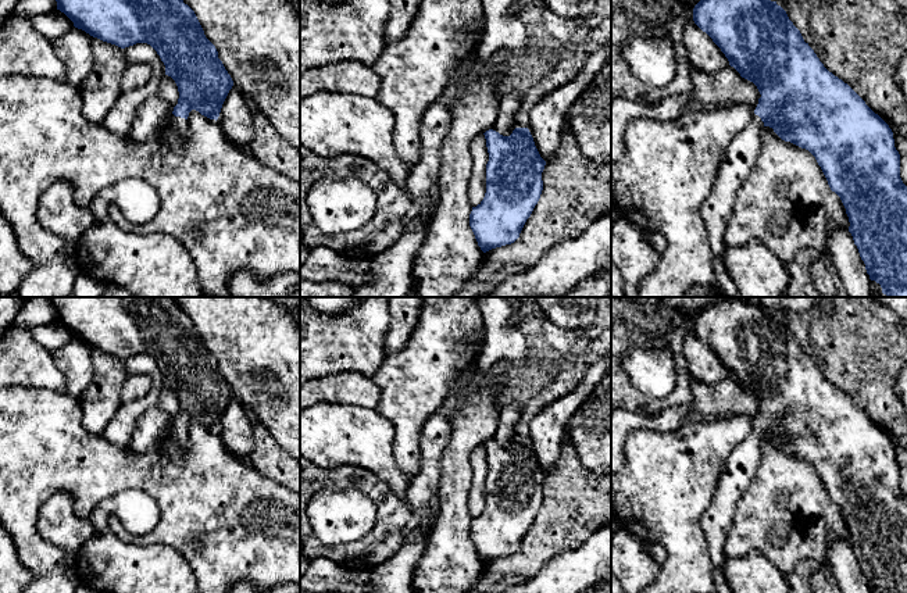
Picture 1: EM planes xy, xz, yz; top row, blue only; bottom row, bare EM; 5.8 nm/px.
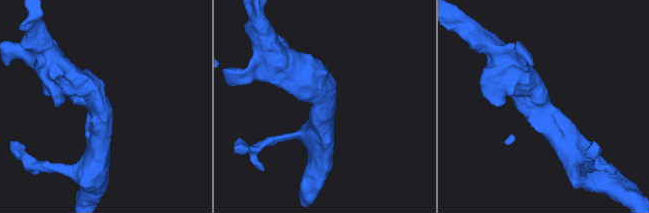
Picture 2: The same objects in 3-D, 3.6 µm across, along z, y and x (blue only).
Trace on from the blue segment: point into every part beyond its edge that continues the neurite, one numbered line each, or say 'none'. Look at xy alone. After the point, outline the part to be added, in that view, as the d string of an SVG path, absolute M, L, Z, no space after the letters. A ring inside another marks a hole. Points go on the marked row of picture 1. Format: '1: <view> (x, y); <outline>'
1: xy (178, 128); M172 117L167 137L175 151L179 151L185 144L185 135L189 131L189 121L181 117Z

